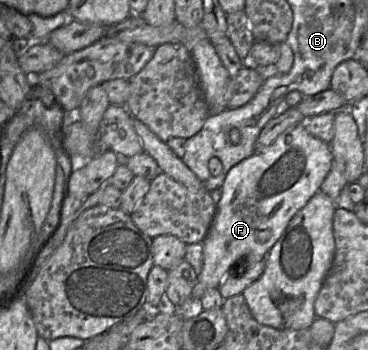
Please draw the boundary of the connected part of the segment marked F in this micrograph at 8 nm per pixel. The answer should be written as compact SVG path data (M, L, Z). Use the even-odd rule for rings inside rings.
M301 123L281 134L271 145L256 150L250 157L231 168L222 186L220 199L216 203L216 214L212 225L202 242L203 267L197 277L192 294L182 304L168 306L165 293L163 309L173 311L183 320L191 319L203 311L201 297L205 291L218 288L232 269L236 269L241 263L254 264L265 260L292 217L320 191L321 184L329 173L333 162L330 144L312 136Z

